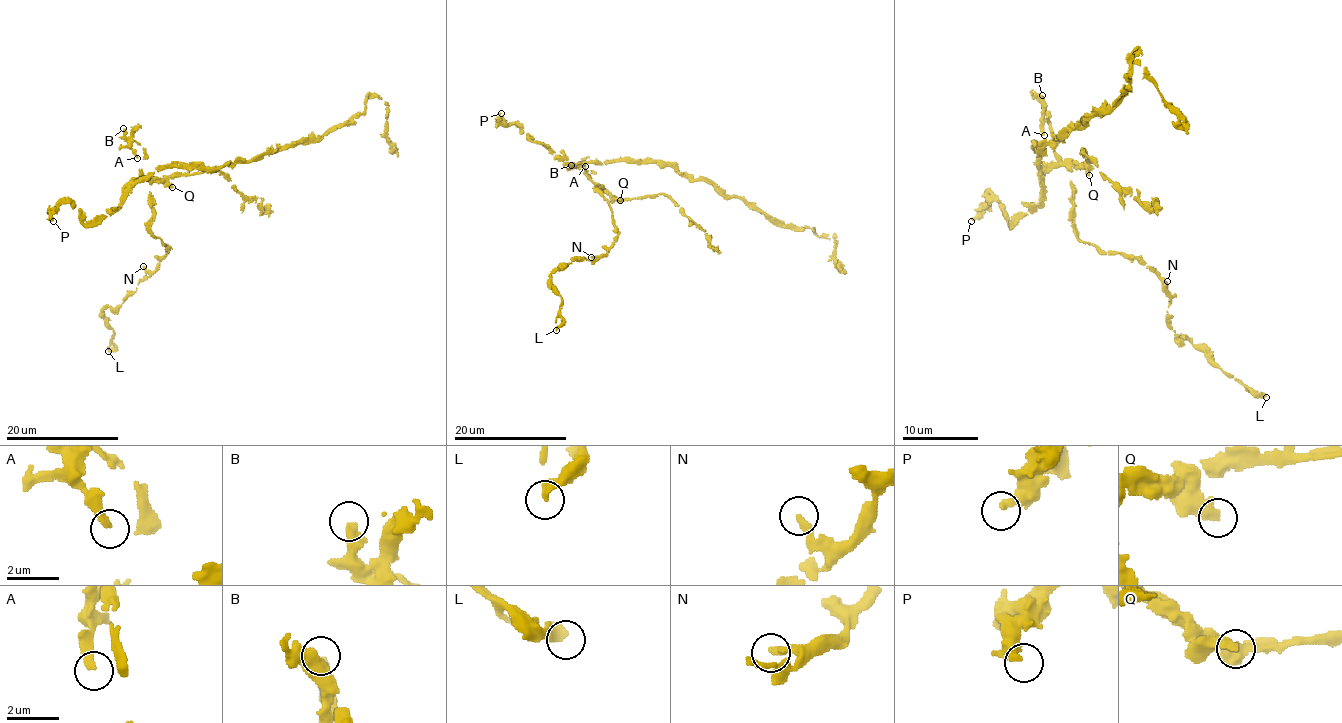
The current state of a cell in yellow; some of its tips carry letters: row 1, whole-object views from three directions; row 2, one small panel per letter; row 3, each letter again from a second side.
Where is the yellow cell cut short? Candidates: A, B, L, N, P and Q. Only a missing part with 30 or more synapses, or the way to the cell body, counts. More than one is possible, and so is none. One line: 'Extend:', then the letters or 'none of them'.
Extend: none of them

